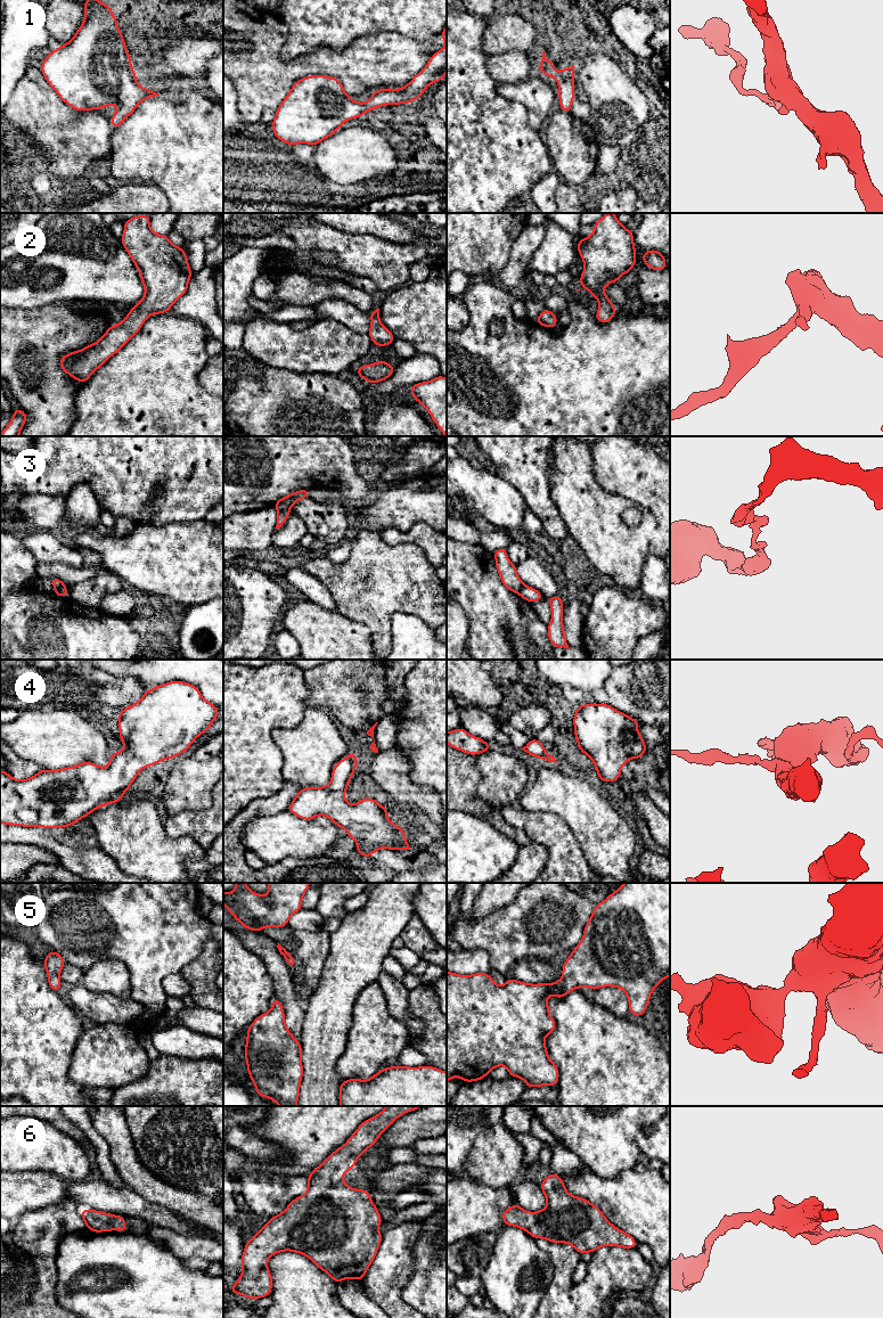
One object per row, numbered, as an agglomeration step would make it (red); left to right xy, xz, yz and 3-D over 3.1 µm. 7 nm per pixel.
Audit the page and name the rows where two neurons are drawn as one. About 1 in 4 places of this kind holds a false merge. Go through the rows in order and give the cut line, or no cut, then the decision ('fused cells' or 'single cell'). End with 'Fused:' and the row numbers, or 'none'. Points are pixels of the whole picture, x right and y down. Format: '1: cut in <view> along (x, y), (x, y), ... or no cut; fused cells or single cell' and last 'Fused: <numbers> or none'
1: no cut; single cell
2: no cut; single cell
3: cut in xy along (66, 588), (55, 591); fused cells
4: no cut; single cell
5: no cut; single cell
6: no cut; single cell
Fused: 3

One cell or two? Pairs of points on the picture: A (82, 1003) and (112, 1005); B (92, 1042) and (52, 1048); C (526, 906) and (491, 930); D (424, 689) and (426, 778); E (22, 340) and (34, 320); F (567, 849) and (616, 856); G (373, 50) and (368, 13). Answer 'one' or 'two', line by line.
A: one
B: two
C: one
D: one
E: one
F: two
G: two

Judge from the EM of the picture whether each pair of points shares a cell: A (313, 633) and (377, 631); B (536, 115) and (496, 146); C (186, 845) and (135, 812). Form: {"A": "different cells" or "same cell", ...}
{"A": "different cells", "B": "different cells", "C": "same cell"}

